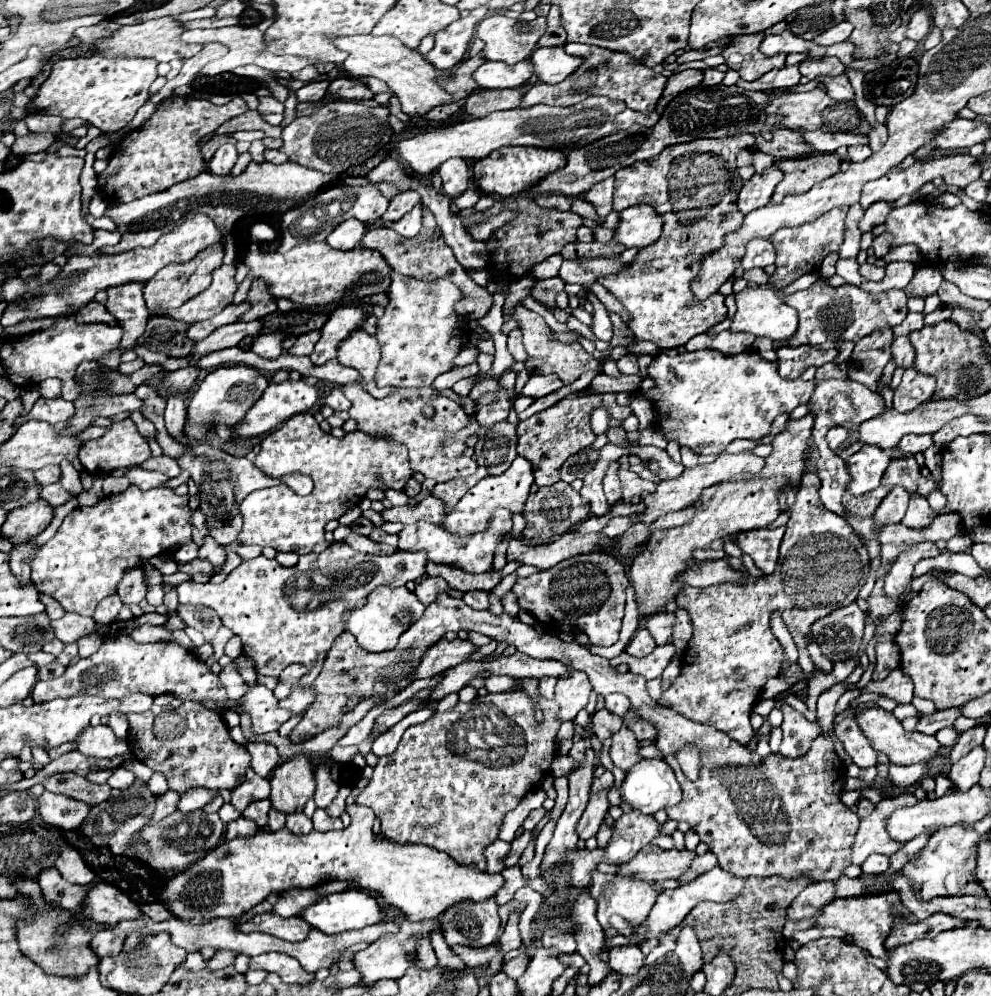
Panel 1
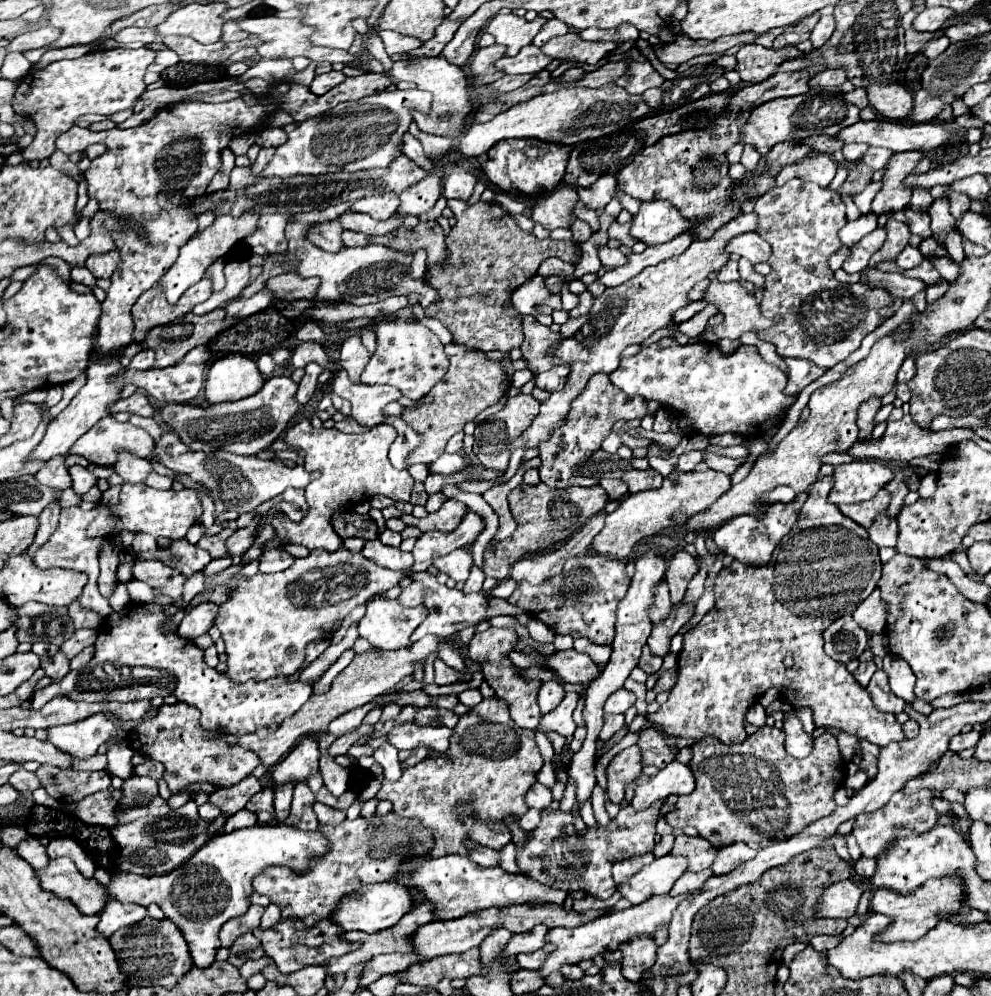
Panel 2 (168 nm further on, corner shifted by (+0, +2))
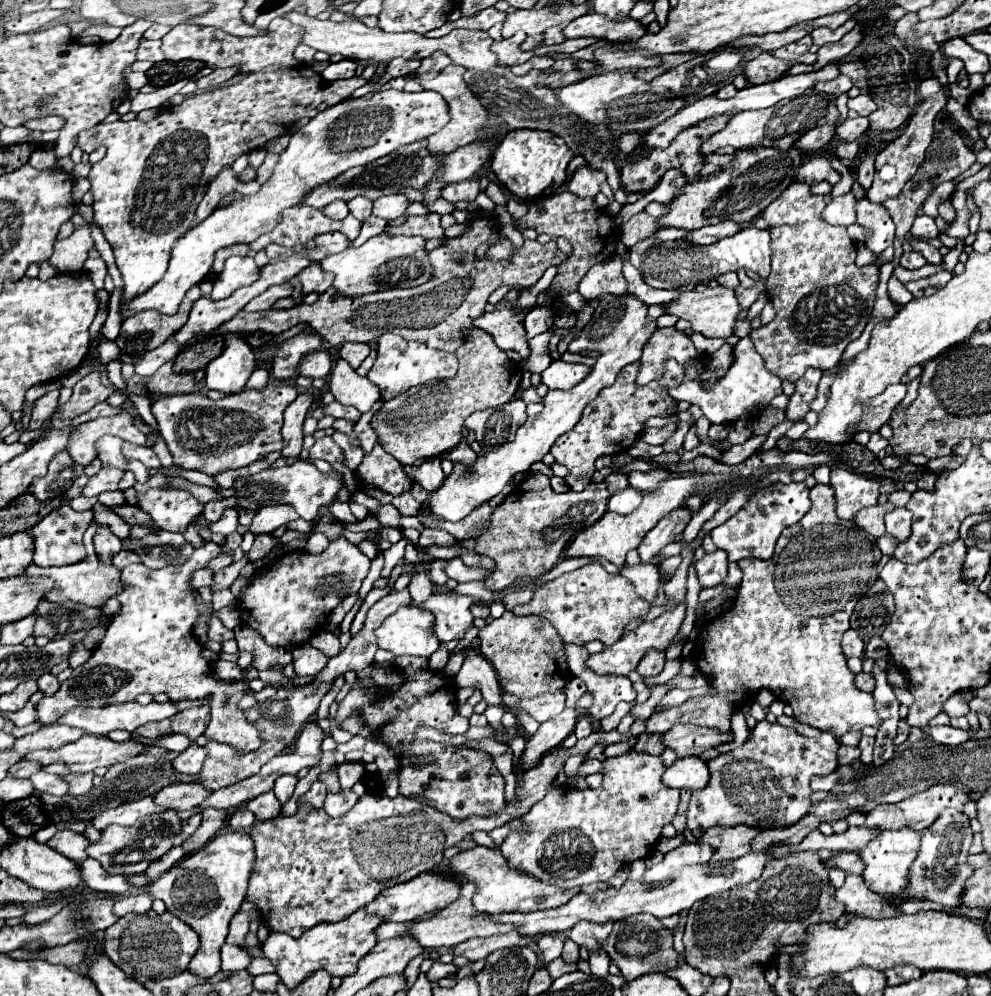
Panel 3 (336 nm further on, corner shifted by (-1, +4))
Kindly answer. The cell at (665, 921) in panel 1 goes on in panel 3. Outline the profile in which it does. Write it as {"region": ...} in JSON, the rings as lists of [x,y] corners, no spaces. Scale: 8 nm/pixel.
{"region":[[[579,921],[577,925],[573,925],[565,935],[575,941],[581,947],[587,947],[591,953],[597,953],[601,949],[601,943],[609,937],[611,927],[617,921],[607,921],[607,923],[591,923],[591,921]]]}

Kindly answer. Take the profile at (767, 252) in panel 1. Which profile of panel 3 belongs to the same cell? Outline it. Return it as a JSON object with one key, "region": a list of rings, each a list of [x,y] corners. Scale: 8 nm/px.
{"region":[[[743,227],[733,237],[725,237],[713,245],[699,247],[687,245],[687,241],[657,241],[653,237],[639,241],[629,249],[629,257],[633,267],[639,269],[643,281],[657,289],[679,289],[691,291],[697,283],[709,283],[727,271],[737,271],[739,267],[759,273],[763,279],[769,275],[771,265],[771,247],[769,233],[757,227]]]}

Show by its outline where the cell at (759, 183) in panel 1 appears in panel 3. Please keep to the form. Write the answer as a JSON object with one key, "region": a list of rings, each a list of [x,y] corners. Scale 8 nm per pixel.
{"region":[[[821,125],[819,129],[811,129],[811,131],[803,133],[803,137],[799,137],[793,147],[803,153],[819,151],[833,139],[833,129],[835,129],[835,125]]]}

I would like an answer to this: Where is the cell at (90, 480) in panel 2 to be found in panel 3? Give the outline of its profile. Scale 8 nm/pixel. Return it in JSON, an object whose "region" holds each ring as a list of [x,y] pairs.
{"region":[[[101,467],[101,471],[97,475],[89,477],[89,481],[87,481],[85,489],[83,489],[83,495],[95,497],[95,495],[99,495],[103,491],[115,491],[121,477],[123,477],[123,471]]]}

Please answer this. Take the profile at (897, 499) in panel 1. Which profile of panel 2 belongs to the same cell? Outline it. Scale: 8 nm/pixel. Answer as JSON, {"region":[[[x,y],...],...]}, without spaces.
{"region":[[[886,513],[878,515],[878,519],[874,521],[874,525],[870,527],[870,539],[878,545],[878,547],[896,547],[896,539],[898,539],[898,523],[894,517],[888,517]]]}

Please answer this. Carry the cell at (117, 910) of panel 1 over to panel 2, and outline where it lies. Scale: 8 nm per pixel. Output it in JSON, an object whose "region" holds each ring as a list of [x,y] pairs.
{"region":[[[50,859],[50,863],[34,871],[34,875],[40,879],[44,891],[72,901],[84,915],[100,913],[108,901],[104,887],[96,879],[82,877],[72,859]]]}

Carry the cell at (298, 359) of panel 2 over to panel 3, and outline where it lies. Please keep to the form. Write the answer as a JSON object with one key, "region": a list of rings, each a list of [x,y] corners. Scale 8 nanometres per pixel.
{"region":[[[319,349],[317,353],[307,353],[299,365],[299,375],[305,377],[327,377],[331,373],[331,355],[325,349]]]}

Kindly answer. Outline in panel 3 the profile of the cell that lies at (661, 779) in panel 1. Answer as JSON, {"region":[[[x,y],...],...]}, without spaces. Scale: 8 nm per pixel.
{"region":[[[685,757],[683,761],[675,761],[663,773],[663,785],[677,789],[703,789],[707,785],[707,763],[699,757]]]}

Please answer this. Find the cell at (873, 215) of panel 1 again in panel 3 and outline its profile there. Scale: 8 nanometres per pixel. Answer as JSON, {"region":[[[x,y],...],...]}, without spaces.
{"region":[[[945,89],[935,95],[935,97],[929,97],[925,99],[919,107],[917,107],[917,113],[909,119],[907,127],[905,127],[905,133],[901,137],[897,137],[895,141],[891,141],[879,155],[877,155],[877,161],[875,161],[875,179],[873,179],[873,185],[871,189],[867,191],[867,199],[873,201],[873,203],[883,203],[885,199],[893,199],[893,197],[899,197],[899,193],[903,191],[905,183],[915,175],[915,171],[919,169],[919,165],[923,163],[925,159],[925,149],[931,145],[931,139],[933,139],[933,121],[935,121],[935,115],[945,107],[947,103],[947,95],[945,95]]]}

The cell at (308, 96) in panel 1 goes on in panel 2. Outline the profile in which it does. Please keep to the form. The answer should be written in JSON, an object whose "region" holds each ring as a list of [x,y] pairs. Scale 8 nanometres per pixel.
{"region":[[[330,71],[330,73],[324,73],[324,75],[316,75],[312,85],[310,85],[310,91],[314,95],[322,95],[322,93],[330,91],[332,87],[340,85],[344,79],[346,79],[346,75],[342,71]]]}

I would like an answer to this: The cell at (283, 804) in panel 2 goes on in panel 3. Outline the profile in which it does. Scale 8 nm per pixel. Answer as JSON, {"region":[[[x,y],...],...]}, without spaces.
{"region":[[[283,775],[275,781],[275,787],[273,787],[273,793],[275,797],[281,801],[281,803],[287,803],[295,791],[295,785],[297,785],[297,777],[295,775]]]}

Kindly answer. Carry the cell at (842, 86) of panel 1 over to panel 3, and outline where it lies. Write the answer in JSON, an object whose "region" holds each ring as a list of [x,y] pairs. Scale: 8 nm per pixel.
{"region":[[[857,95],[857,97],[853,97],[853,99],[849,99],[849,109],[853,109],[853,111],[857,111],[859,115],[863,115],[863,117],[867,117],[867,115],[871,115],[875,109],[877,109],[877,105],[875,105],[875,101],[871,99],[871,97],[867,97],[867,95]]]}

